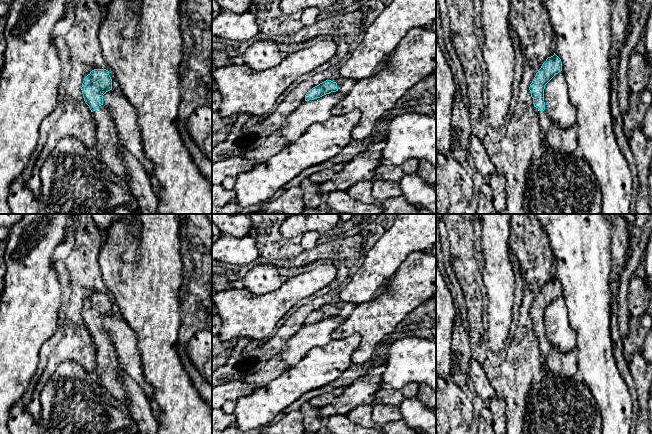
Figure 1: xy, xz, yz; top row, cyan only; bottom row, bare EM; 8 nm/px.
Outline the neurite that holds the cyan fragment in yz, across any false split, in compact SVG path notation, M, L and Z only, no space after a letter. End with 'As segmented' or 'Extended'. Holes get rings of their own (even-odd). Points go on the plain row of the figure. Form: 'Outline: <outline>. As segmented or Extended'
Outline: M554 277L548 281L536 297L529 314L533 322L533 328L538 339L540 355L542 359L541 369L546 366L545 360L552 349L552 344L545 334L544 313L545 309L559 296L562 295L561 283Z. Extended

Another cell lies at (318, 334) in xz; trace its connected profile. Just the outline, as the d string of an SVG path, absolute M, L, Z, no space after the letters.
M339 315L320 322L304 325L292 336L280 352L283 362L290 368L297 364L305 354L315 348L327 345L332 340L333 331L344 322Z

